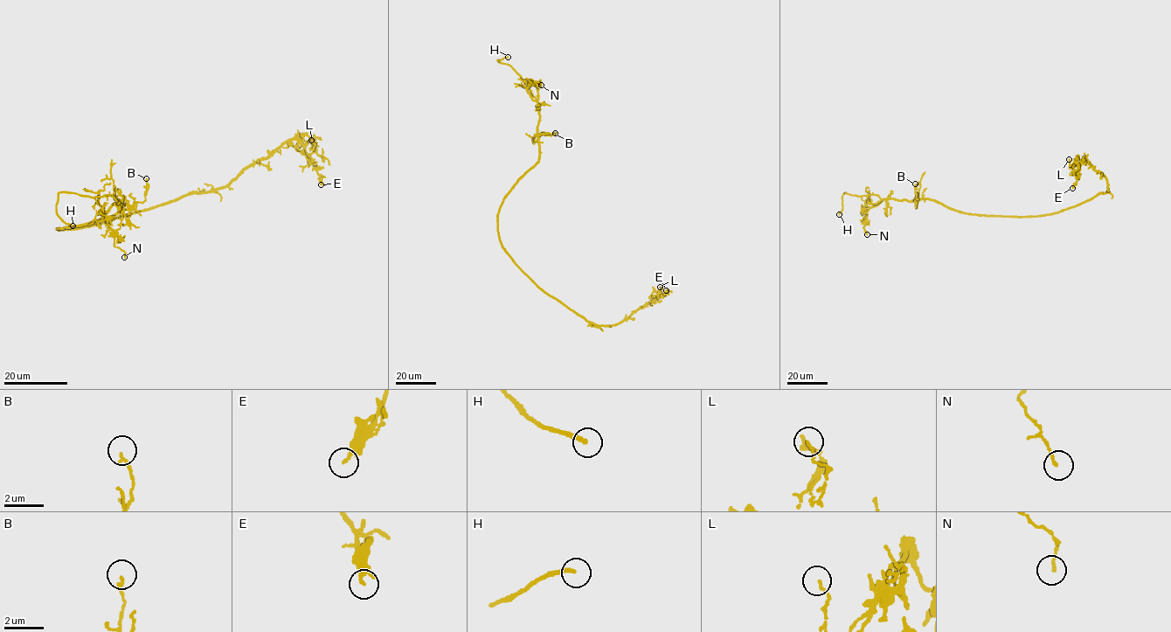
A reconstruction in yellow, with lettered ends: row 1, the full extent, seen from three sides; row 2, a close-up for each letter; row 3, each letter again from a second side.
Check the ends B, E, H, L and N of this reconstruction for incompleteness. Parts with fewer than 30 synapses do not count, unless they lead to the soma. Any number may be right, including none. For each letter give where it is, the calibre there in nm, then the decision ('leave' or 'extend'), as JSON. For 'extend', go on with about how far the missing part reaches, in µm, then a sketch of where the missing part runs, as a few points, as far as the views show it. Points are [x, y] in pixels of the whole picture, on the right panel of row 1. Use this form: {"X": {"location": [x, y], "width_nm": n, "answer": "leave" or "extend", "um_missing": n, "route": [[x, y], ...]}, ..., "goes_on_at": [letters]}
{"B": {"location": [915, 184], "width_nm": 160, "answer": "leave"}, "E": {"location": [1072, 188], "width_nm": 190, "answer": "leave"}, "H": {"location": [839, 214], "width_nm": 220, "answer": "extend", "um_missing": 25, "route": [[839, 214], [836, 216], [827, 197], [832, 191]]}, "L": {"location": [1069, 159], "width_nm": 130, "answer": "leave"}, "N": {"location": [867, 234], "width_nm": 130, "answer": "leave"}, "goes_on_at": ["H"]}

